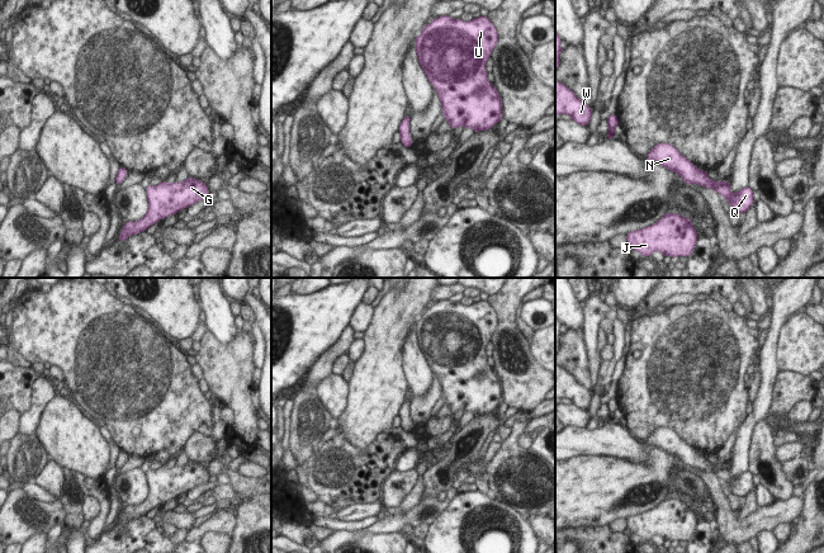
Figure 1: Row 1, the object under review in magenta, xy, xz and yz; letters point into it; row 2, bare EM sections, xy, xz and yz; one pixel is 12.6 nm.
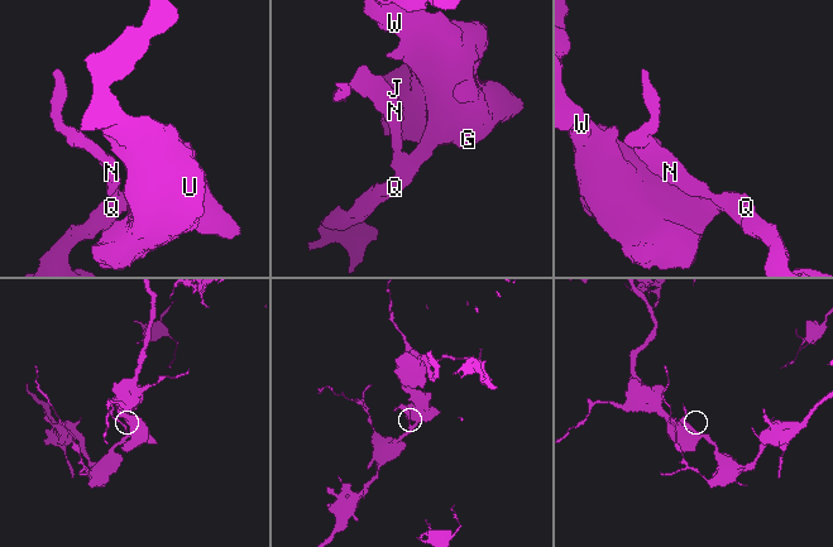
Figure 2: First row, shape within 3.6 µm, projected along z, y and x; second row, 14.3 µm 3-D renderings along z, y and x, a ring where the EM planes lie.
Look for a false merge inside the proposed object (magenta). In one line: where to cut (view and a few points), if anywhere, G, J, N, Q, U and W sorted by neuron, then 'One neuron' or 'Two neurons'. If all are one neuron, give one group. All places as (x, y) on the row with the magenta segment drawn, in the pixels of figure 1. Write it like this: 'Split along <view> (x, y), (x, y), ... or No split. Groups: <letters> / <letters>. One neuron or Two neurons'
No split. Groups: G J N Q U W. One neuron

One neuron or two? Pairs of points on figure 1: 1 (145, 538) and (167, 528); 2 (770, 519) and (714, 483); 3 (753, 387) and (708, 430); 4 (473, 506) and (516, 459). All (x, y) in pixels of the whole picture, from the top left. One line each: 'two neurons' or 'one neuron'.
1: two neurons
2: one neuron
3: two neurons
4: two neurons

